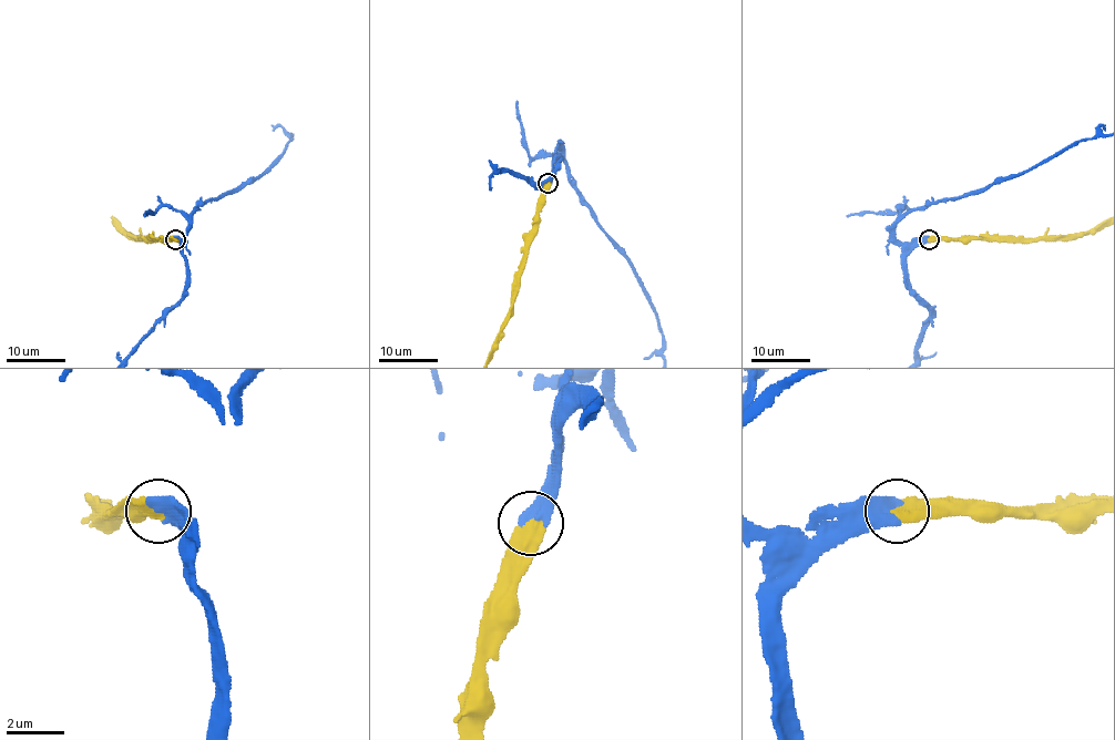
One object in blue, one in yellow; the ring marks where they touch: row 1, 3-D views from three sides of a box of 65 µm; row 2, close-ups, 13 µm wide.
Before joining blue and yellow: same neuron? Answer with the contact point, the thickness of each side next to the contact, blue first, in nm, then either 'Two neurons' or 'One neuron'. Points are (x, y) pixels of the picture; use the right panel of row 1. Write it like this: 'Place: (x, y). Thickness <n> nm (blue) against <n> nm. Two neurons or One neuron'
Place: (929, 239). Thickness 440 nm (blue) against 480 nm. One neuron

